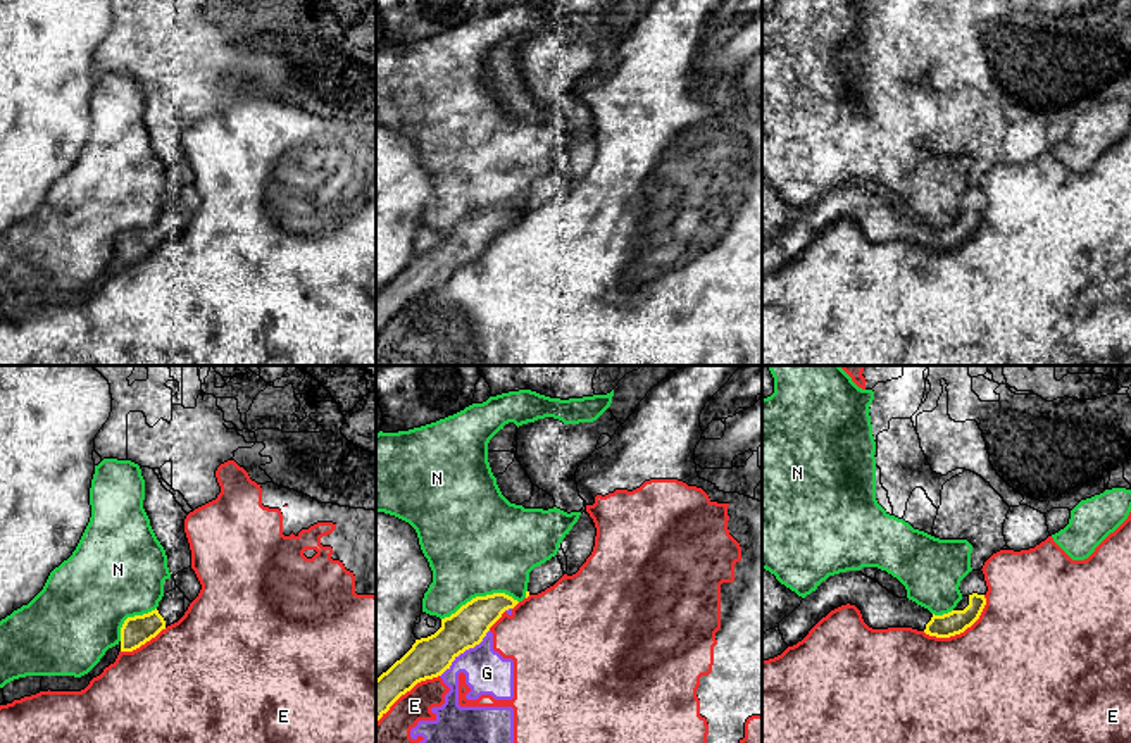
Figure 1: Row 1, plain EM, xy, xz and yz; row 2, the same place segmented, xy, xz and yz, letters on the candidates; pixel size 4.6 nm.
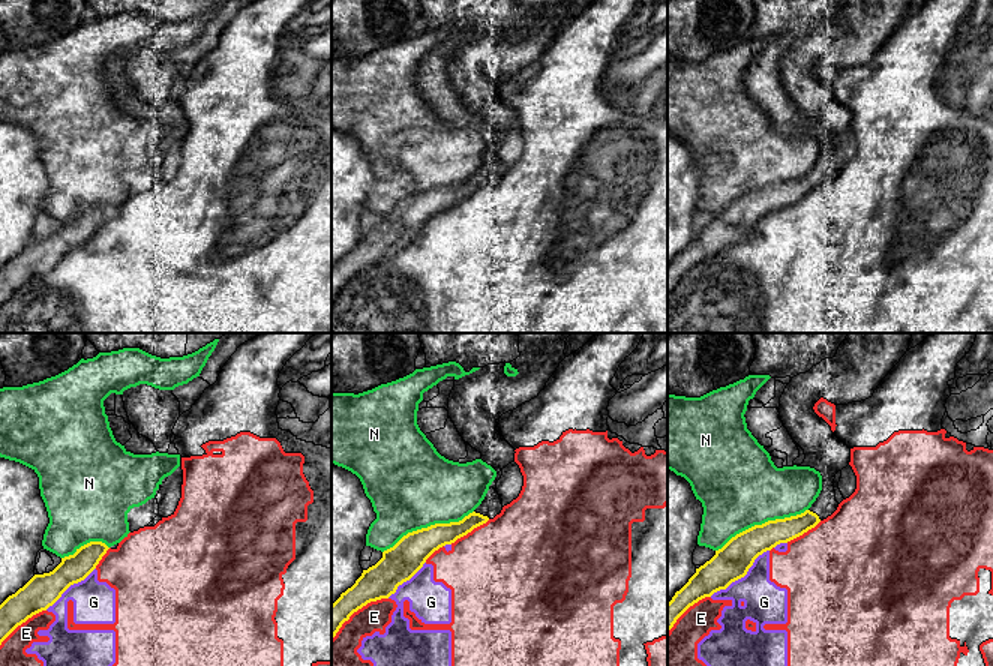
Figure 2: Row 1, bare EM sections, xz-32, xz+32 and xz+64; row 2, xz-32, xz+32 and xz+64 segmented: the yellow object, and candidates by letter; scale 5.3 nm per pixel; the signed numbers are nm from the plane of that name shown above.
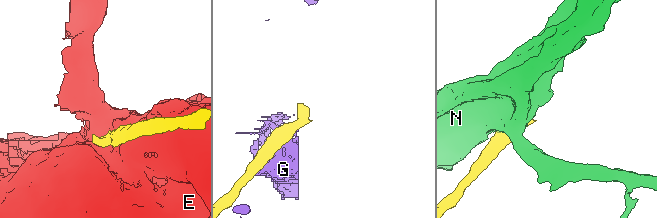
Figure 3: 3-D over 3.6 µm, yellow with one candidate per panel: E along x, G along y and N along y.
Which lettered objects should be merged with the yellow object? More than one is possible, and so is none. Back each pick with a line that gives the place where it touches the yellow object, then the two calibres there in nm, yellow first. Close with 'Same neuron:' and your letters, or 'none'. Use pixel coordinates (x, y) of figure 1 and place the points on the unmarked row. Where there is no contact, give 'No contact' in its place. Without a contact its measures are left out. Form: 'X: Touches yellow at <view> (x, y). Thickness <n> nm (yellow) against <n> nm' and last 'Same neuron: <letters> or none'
Same neuron: none

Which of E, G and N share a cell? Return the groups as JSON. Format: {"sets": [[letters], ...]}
{"sets": [["E", "G"], ["N"]]}

